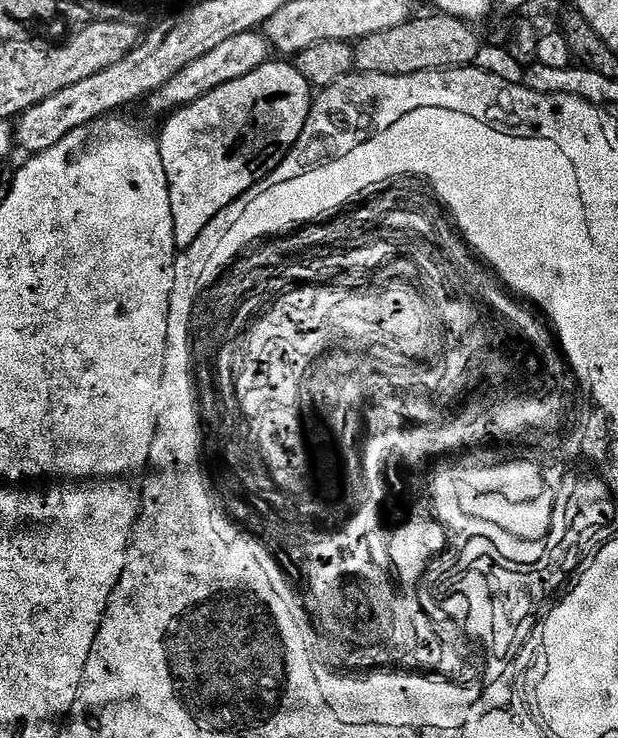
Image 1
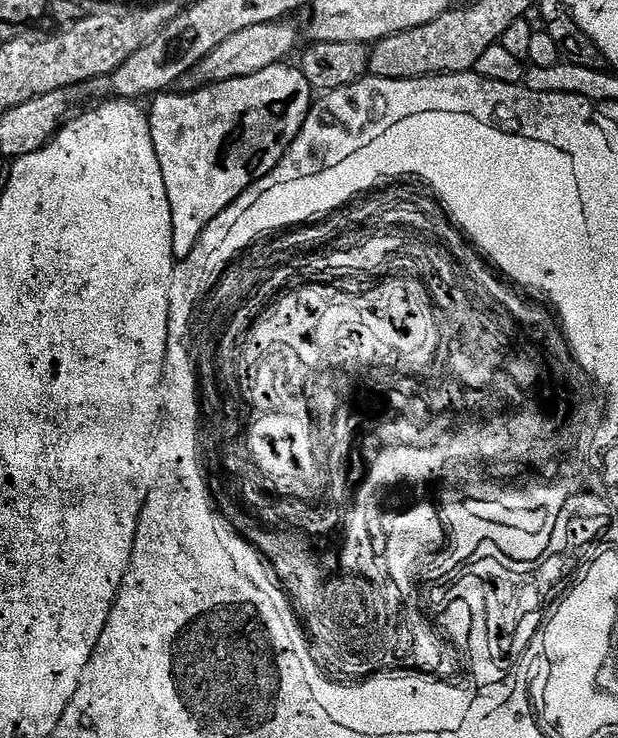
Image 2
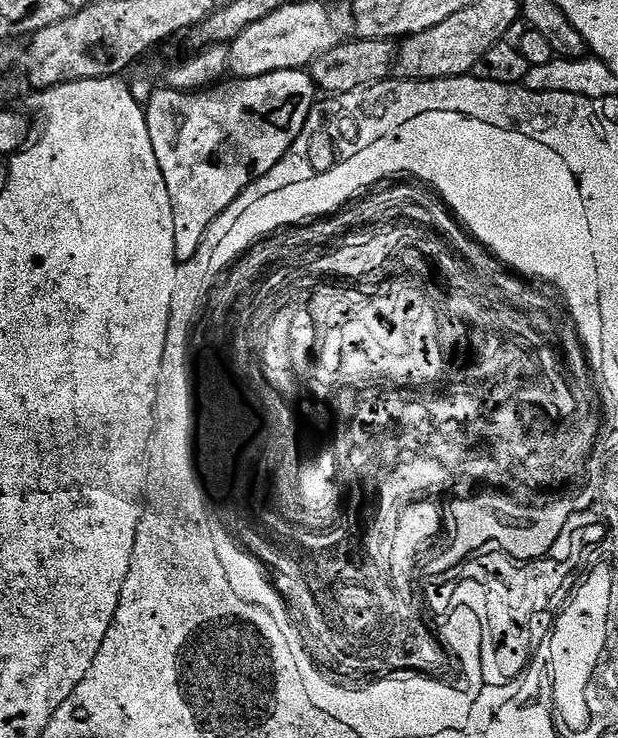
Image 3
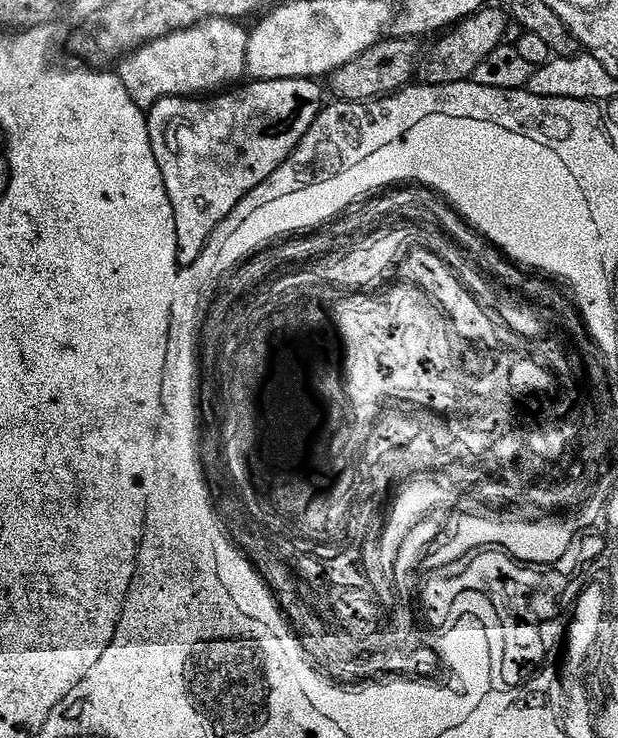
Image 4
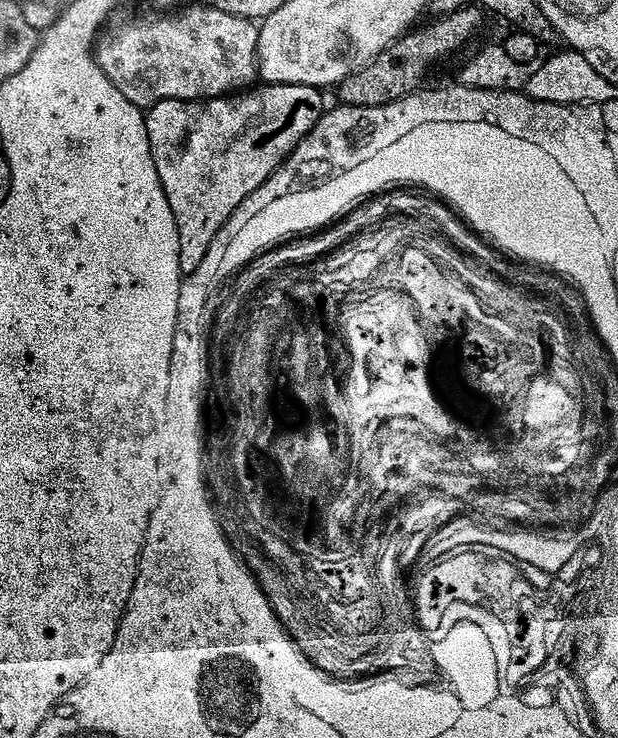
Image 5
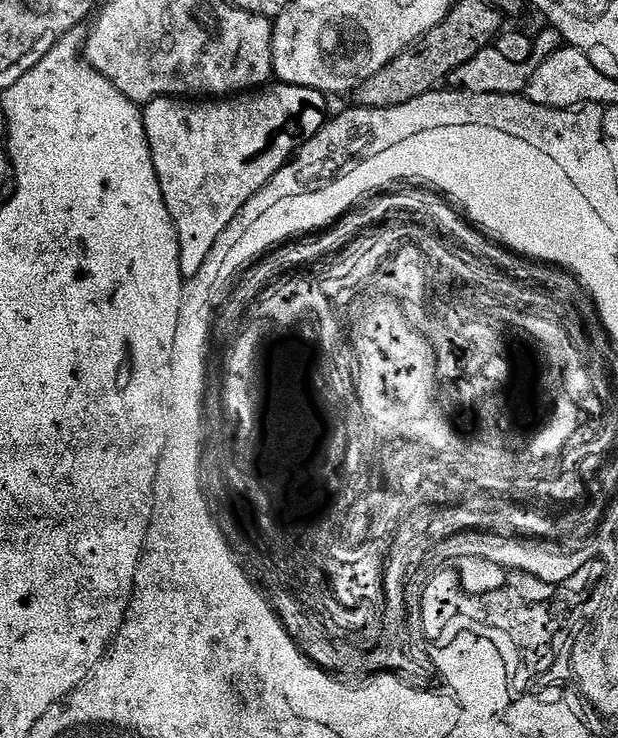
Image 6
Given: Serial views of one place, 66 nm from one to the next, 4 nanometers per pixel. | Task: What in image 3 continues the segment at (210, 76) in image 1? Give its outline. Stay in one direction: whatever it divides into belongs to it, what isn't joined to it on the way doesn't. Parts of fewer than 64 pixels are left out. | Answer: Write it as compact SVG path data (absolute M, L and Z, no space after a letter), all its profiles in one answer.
M294 2L290 6L282 6L282 10L274 10L262 22L254 22L254 26L246 26L242 34L230 44L230 72L236 78L258 78L262 74L274 74L278 70L304 70L322 54L334 50L345 43L344 24L324 4L300 4Z

